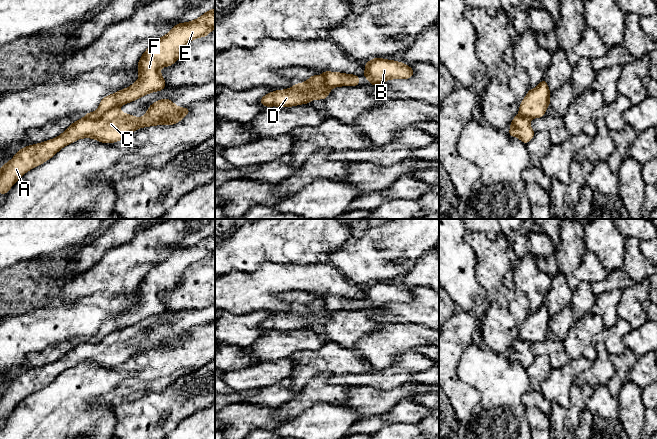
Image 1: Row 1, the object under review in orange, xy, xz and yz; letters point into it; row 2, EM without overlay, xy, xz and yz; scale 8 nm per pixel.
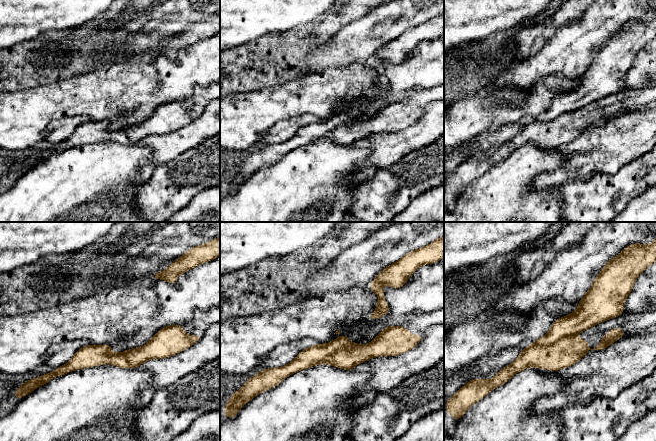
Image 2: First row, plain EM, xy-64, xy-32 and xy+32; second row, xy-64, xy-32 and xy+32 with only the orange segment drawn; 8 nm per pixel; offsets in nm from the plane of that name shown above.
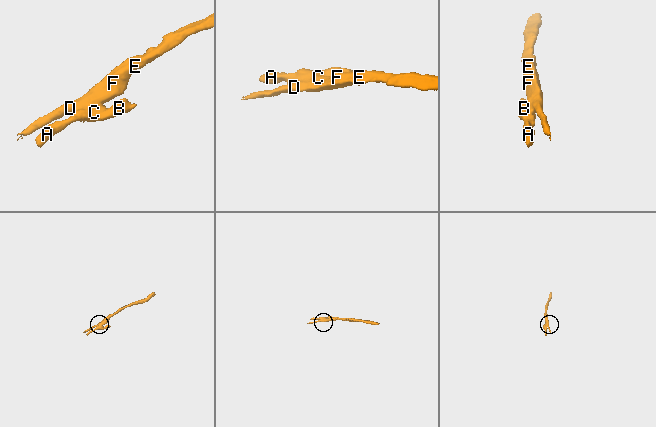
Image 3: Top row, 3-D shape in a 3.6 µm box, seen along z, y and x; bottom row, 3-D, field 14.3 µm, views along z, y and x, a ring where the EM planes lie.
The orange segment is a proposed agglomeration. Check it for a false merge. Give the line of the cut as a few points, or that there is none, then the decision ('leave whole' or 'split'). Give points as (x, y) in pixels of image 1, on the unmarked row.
xy (118, 330), (108, 333), (96, 342), (85, 341) | split

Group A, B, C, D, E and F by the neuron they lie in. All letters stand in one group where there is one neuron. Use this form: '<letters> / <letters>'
A B C / D E F

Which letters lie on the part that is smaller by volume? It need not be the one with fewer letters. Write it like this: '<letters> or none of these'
A, B, C

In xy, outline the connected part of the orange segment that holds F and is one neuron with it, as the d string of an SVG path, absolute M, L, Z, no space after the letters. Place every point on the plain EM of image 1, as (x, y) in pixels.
M215 232L207 235L198 243L191 246L179 247L175 249L165 260L155 264L141 280L138 290L139 304L130 311L122 313L114 318L108 319L102 323L96 336L86 337L85 341L97 343L110 333L119 331L123 328L132 326L146 318L155 315L161 315L166 307L160 297L161 291L167 291L174 288L181 280L186 269L198 261L206 261L215 252Z

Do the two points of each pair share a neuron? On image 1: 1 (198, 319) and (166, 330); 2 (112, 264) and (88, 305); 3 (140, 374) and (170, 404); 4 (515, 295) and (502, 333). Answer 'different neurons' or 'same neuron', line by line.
1: same neuron
2: different neurons
3: different neurons
4: same neuron

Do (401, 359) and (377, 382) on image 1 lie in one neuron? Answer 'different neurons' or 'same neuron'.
same neuron

